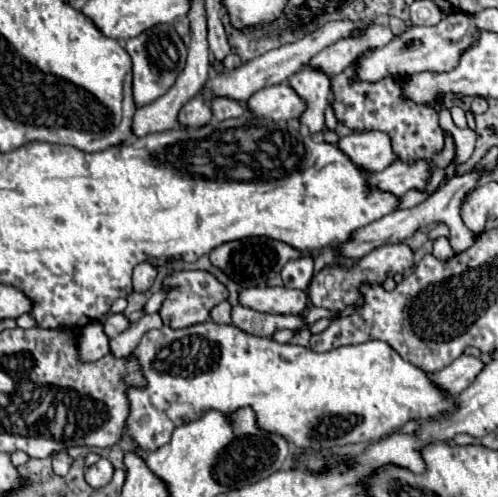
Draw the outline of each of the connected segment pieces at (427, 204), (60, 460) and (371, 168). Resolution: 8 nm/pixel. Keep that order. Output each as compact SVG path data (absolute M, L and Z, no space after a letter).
M470 172L470 174L464 174L464 176L454 176L440 192L432 194L430 198L426 198L422 204L410 208L410 210L396 210L392 214L386 214L384 218L364 226L364 230L356 230L356 234L352 234L352 242L344 242L344 246L338 246L336 252L342 254L344 258L352 258L352 260L358 260L358 258L364 258L366 254L370 254L372 250L380 248L380 246L386 246L386 244L396 244L400 240L406 240L410 238L416 230L432 224L432 222L444 222L448 228L450 228L450 246L454 252L462 252L466 250L468 246L472 246L476 234L472 230L468 230L460 218L460 200L464 198L464 194L468 190L472 190L472 186L476 186L476 182L480 180L480 176L476 172Z
M59 452L52 458L52 470L56 475L65 476L73 460L66 452Z
M354 132L340 138L336 146L344 150L344 154L348 154L348 158L352 158L352 162L356 162L356 166L366 174L380 172L396 160L390 148L390 138L382 132Z

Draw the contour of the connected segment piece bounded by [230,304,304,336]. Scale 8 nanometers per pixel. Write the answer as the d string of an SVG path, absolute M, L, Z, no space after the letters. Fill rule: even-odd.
M232 306L232 326L244 330L252 336L272 336L280 328L300 330L304 324L302 316L286 316L286 314L260 314L244 306Z

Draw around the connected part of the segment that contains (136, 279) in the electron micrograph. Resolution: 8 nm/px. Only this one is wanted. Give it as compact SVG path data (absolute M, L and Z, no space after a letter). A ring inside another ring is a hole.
M146 262L138 264L132 276L134 292L146 292L154 284L154 278L156 278L156 268L152 264L146 264Z

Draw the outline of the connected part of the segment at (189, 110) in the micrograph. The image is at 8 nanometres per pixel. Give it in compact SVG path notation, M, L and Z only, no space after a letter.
M200 96L192 98L192 102L186 102L178 114L178 122L184 128L200 128L208 124L210 118L212 118L212 110L206 104L206 100L202 100Z

